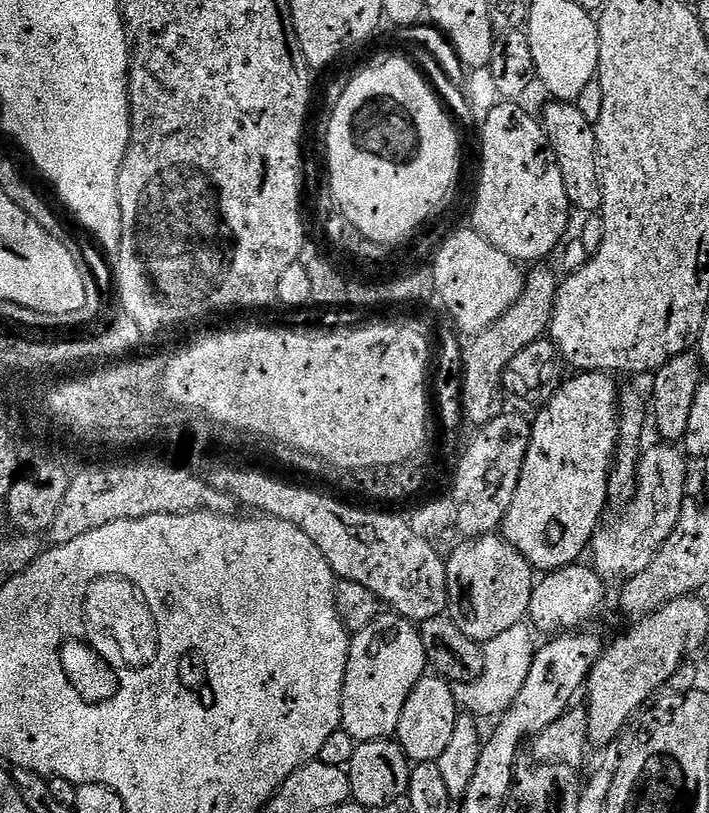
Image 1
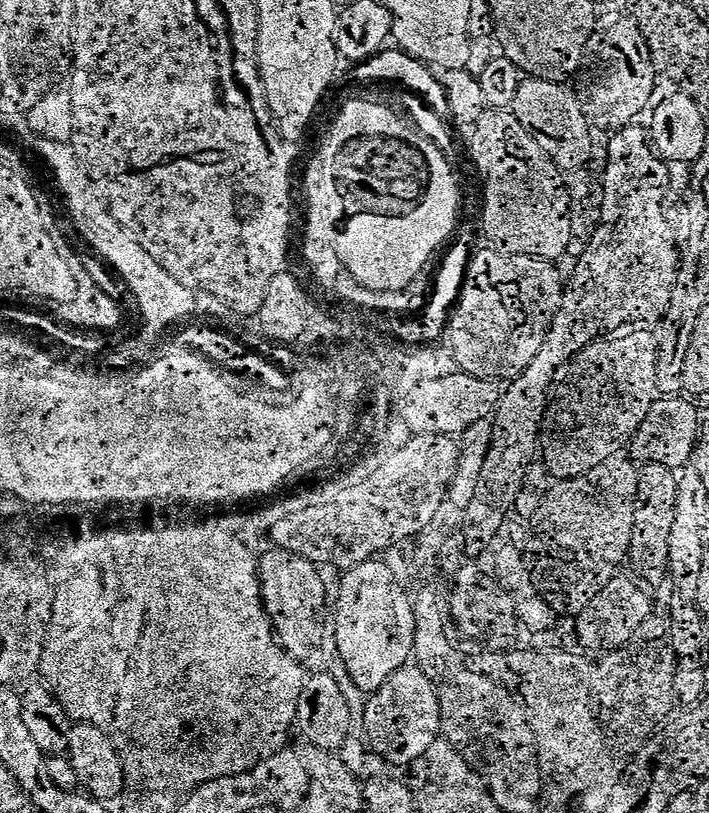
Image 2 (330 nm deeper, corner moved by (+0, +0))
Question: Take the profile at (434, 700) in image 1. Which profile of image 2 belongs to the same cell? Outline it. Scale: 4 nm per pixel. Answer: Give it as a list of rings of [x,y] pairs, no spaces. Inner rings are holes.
[[[422,674],[416,676],[396,676],[393,680],[385,679],[376,693],[372,692],[365,706],[366,739],[372,743],[372,748],[388,764],[412,764],[423,761],[427,757],[430,746],[441,739],[440,704],[436,700],[436,687]]]

